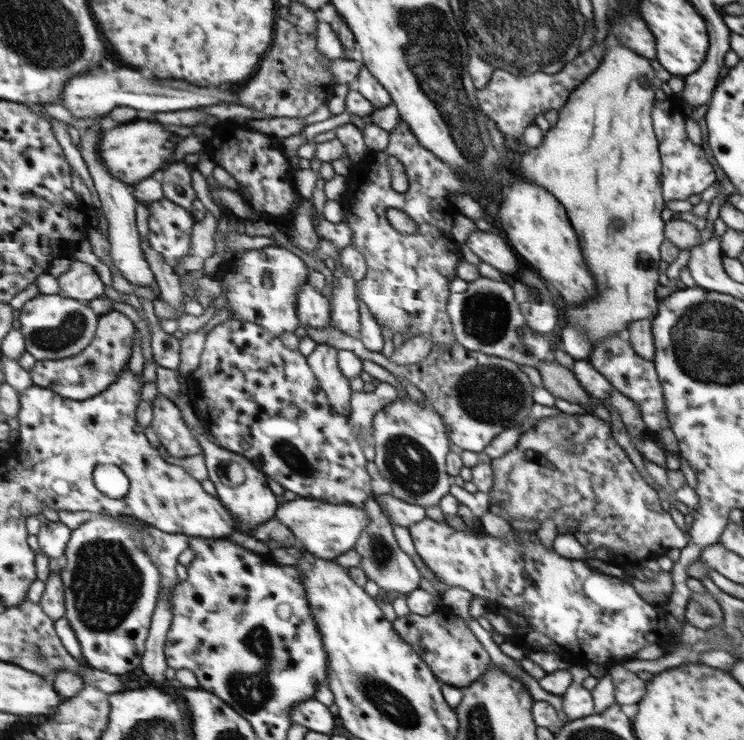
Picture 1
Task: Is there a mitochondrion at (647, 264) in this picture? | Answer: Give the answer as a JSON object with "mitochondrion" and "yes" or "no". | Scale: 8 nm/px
{"mitochondrion":"no"}

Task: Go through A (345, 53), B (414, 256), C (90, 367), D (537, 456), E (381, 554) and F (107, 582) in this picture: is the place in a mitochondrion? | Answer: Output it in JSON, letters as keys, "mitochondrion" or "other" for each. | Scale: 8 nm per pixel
{"A":"other","B":"other","C":"mitochondrion","D":"mitochondrion","E":"mitochondrion","F":"mitochondrion"}

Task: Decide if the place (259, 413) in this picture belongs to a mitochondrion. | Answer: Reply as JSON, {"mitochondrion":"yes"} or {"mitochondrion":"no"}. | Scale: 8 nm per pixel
{"mitochondrion":"no"}

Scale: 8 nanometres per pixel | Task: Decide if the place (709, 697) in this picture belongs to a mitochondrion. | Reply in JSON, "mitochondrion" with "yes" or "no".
{"mitochondrion":"no"}

